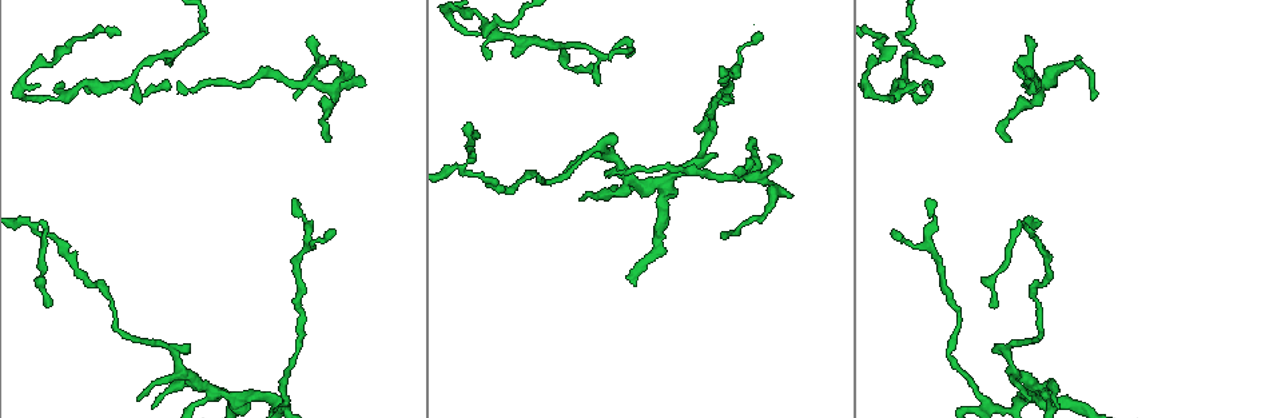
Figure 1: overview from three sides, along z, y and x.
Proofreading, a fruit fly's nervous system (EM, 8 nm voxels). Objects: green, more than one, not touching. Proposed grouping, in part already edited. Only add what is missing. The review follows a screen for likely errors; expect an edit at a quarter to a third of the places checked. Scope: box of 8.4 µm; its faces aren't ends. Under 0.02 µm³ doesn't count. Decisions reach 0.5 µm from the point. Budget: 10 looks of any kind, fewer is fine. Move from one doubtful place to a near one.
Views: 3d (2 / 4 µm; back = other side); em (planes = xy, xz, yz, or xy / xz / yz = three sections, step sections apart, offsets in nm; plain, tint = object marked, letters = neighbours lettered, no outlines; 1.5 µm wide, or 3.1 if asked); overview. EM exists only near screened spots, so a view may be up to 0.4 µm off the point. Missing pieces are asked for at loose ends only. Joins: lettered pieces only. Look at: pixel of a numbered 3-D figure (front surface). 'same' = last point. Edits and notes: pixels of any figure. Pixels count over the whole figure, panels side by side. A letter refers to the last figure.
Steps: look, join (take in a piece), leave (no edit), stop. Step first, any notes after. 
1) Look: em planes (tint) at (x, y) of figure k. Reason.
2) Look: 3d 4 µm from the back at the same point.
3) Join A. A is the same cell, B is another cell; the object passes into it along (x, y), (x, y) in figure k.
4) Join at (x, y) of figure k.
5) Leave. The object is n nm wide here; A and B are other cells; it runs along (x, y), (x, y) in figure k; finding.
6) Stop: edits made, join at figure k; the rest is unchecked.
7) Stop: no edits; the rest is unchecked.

Look: 3d 2 µm from the back at (927, 198) of figure 1. Tapers out.

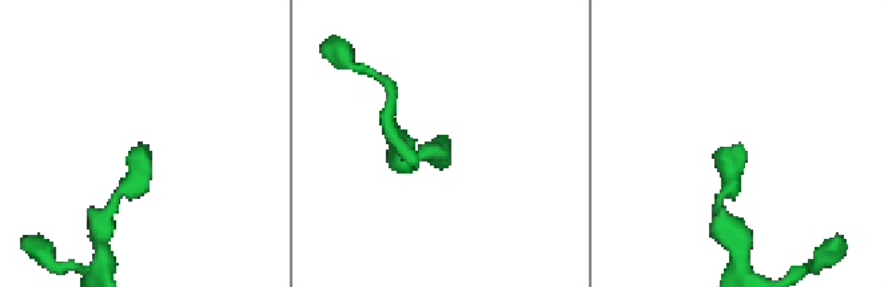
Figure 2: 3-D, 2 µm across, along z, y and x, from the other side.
Look: em planes (letters) at (437, 139) of figure 2.

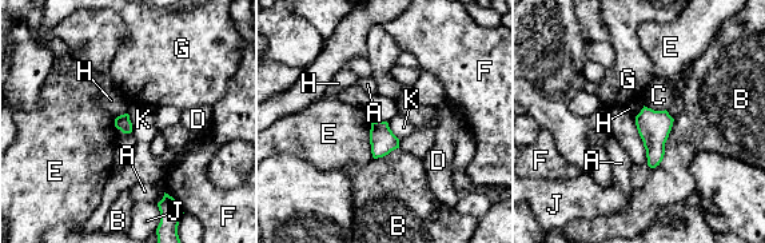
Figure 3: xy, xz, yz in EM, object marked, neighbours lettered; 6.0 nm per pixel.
Leave. The longest contact is with B, 340 nm; A, B, C, D, E, F, G, H, J and K are other cells; a border runs along (127, 114), (132, 131) in figure 3; none of them fits.

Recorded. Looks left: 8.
Look: em yz step 4 (tint) at (330, 140) of figure 1. An open end.

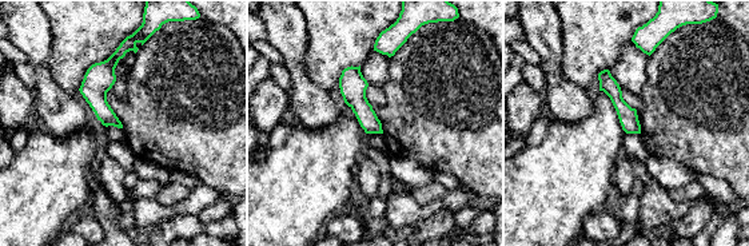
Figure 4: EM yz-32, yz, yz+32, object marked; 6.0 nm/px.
Look: em planes (letters) at the same point. Cut it another way.

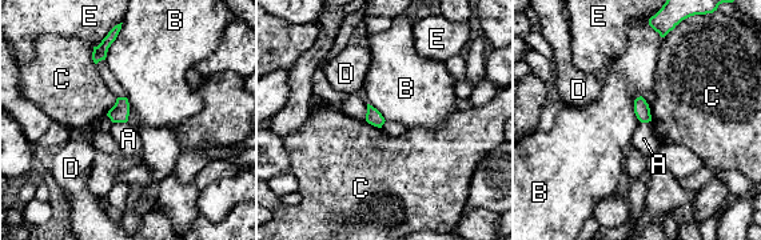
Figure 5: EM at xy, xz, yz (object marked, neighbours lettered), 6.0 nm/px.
Leave. The object is 90 nm wide here; A, B, C, D and E are other cells; a border runs along (122, 26), (104, 59) in figure 5; no lettered piece goes on from it.

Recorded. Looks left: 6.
Look: 3d 4 µm at (169, 90) of figure 1. An open end.

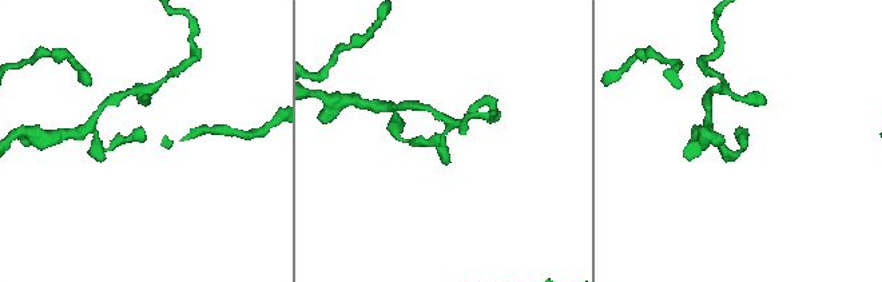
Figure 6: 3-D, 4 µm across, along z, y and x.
Look: em xz step 4 (tint) at (746, 141) of figure 6.

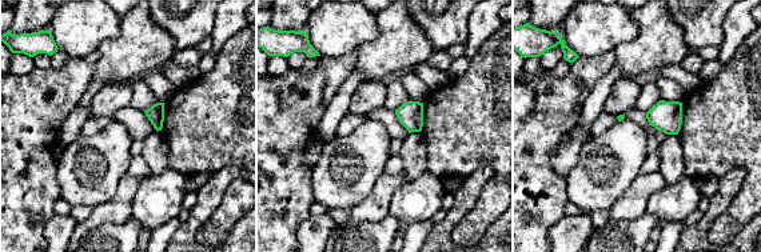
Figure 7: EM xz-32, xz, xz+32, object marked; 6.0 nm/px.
Look: em planes (letters) at the same point.

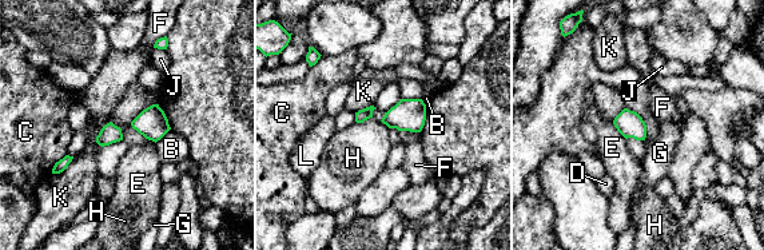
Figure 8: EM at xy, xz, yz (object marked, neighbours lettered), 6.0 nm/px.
Leave. B, C, D, E, F, G, H, J, K and L are other cells; a border runs along (371, 116), (362, 122), (355, 122) in figure 8; none of them fits.

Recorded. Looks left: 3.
Look: 3d 2 µm at (177, 84) of figure 1. Long arm stops here.

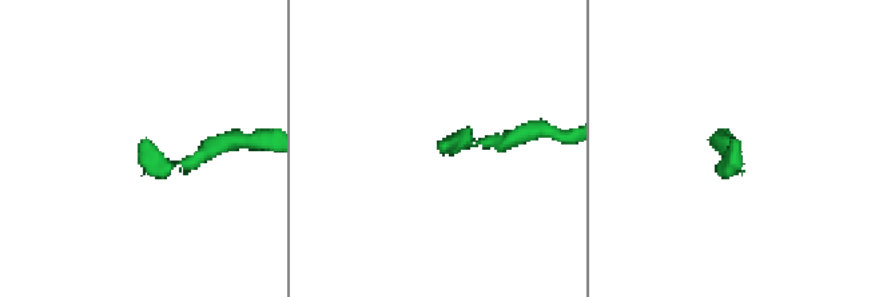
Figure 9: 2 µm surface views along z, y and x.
Look: em yz step 4 (tint) at (443, 147) of figure 9.

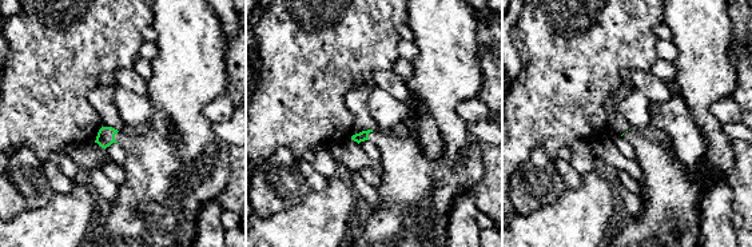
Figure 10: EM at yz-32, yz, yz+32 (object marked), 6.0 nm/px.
Look: em xz step 4 (letters) at the same point.

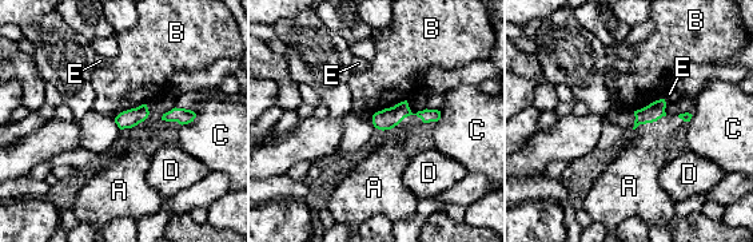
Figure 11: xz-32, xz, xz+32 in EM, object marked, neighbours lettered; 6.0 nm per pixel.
Join A. The longest contact is with A, 260 nm; A is the same cell, B, C, D and E are other cells; the object passes into it along (386, 119), (403, 118), (389, 157) in figure 11; the cell continues.

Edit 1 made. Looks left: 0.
Stop: edits made, join at figure 11; the rest is unchecked.

